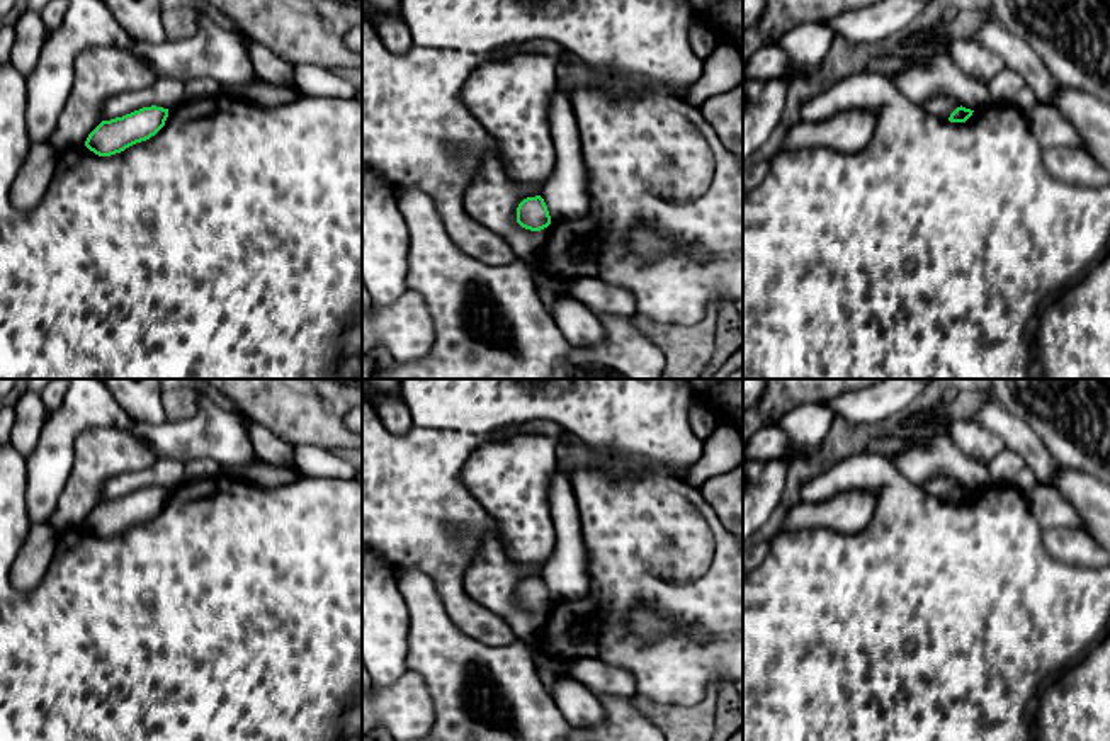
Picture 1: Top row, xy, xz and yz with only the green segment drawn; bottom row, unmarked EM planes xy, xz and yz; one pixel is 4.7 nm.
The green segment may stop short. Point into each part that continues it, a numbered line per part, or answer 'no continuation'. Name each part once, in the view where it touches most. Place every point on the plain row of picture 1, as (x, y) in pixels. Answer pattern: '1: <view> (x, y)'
no continuation

